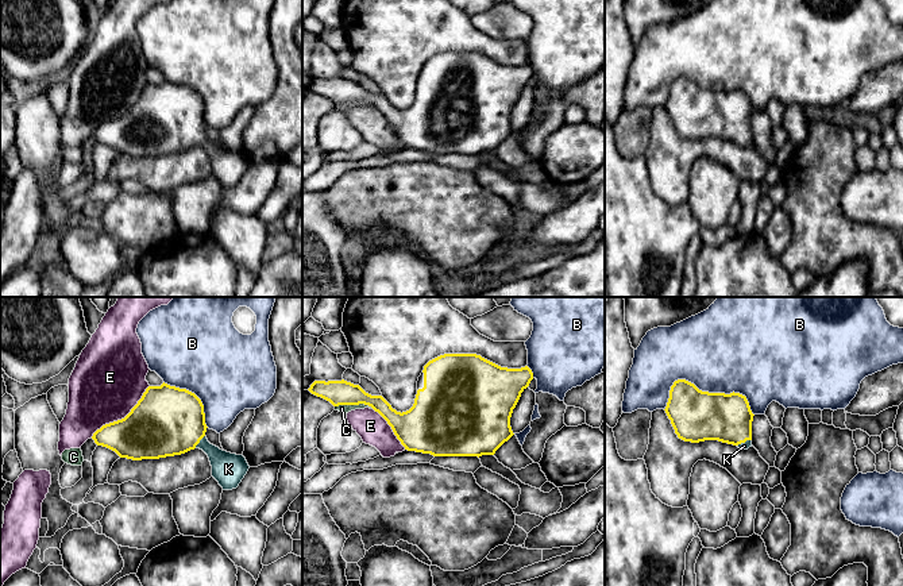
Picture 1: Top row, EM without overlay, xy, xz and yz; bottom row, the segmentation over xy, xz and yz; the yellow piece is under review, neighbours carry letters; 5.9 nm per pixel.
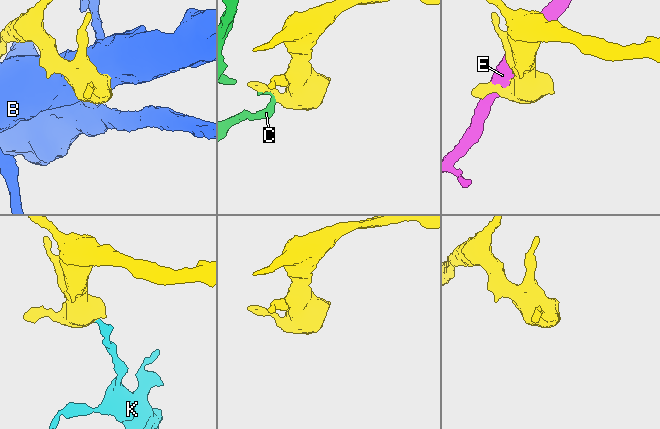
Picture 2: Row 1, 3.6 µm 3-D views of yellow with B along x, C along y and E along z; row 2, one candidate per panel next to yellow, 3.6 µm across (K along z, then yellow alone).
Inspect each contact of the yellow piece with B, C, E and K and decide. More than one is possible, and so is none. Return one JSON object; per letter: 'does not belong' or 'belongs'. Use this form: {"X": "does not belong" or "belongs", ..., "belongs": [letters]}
{"B": "does not belong", "C": "does not belong", "E": "does not belong", "K": "belongs", "belongs": ["K"]}

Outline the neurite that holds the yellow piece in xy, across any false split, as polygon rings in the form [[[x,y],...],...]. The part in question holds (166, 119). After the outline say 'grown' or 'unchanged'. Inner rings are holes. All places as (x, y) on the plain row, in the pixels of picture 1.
[[[163,80],[148,84],[124,116],[103,123],[92,136],[132,158],[159,157],[200,146],[208,153],[212,174],[223,188],[236,186],[250,163],[243,153],[211,142],[207,126],[201,97],[186,86]]]; grown

